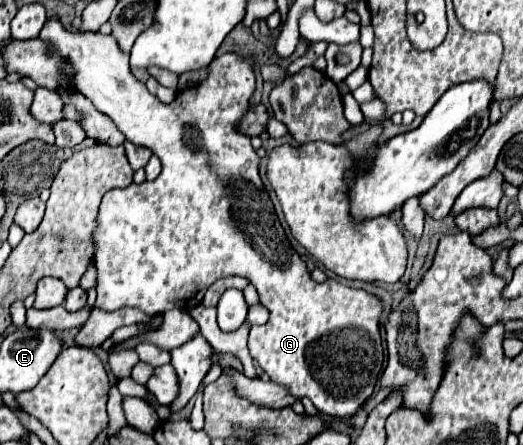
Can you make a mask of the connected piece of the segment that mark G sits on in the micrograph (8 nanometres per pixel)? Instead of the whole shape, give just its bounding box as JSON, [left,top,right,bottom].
[40,18,384,418]

